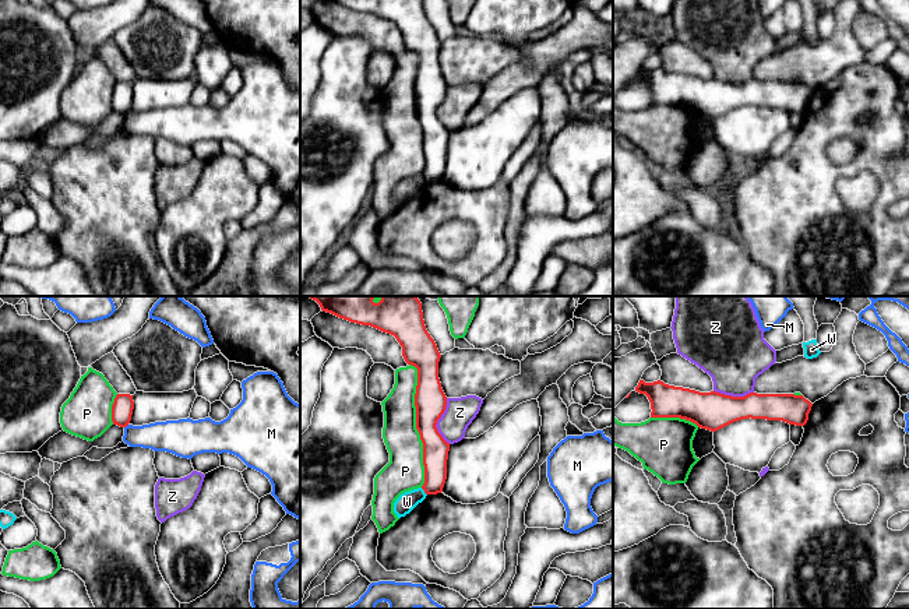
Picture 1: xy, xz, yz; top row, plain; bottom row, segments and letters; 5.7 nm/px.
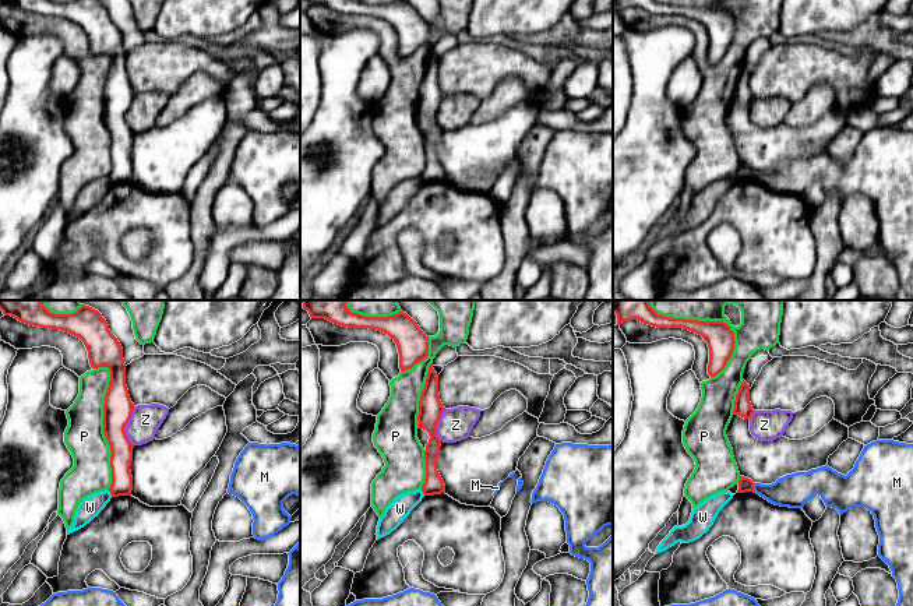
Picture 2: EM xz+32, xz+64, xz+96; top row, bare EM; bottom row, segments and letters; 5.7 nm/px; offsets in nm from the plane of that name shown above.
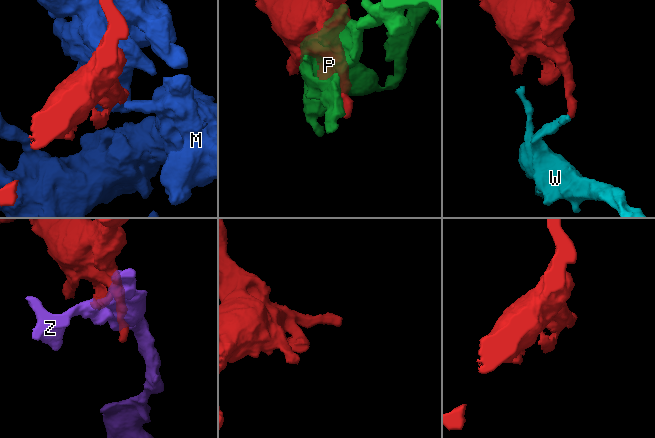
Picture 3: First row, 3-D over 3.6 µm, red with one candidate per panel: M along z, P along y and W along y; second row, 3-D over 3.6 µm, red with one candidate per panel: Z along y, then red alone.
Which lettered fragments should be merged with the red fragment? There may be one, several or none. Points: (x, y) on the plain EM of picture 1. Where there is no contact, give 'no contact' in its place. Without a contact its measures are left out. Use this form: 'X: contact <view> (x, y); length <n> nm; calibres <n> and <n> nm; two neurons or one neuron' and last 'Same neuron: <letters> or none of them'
M: contact xy (126, 112); length 40 nm; calibres 130 and 180 nm; two neurons
P: contact xz (416, 112); length 700 nm; calibres 190 and 200 nm; two neurons
W: contact xz (425, 179); length 60 nm; calibres 140 and 110 nm; two neurons
Z: contact xz (436, 109); length 260 nm; calibres 190 and 170 nm; two neurons
Same neuron: none of them

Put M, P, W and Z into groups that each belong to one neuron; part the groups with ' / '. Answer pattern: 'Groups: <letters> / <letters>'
Groups: M / P / W / Z

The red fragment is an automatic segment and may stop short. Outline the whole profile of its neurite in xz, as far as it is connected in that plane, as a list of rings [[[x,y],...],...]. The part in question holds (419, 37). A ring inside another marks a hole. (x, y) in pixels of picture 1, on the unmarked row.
[[[331,0],[350,10],[370,13],[391,21],[402,34],[408,52],[417,56],[415,81],[416,116],[423,130],[426,182],[443,179],[447,166],[450,130],[438,120],[436,112],[445,98],[447,84],[438,66],[440,39],[426,17],[423,0]]]

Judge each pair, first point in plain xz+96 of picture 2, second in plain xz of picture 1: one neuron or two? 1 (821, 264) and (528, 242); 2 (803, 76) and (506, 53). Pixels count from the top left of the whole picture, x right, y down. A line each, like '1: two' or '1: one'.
1: two
2: one

